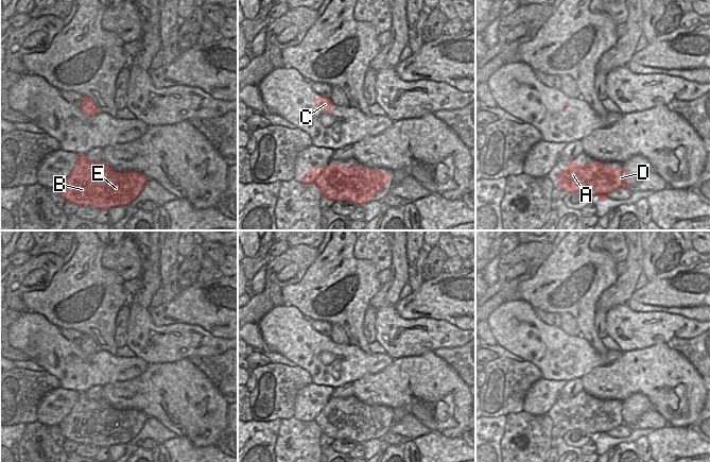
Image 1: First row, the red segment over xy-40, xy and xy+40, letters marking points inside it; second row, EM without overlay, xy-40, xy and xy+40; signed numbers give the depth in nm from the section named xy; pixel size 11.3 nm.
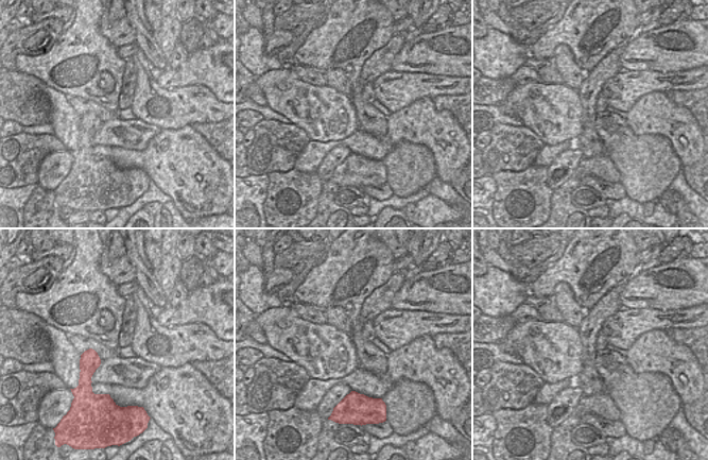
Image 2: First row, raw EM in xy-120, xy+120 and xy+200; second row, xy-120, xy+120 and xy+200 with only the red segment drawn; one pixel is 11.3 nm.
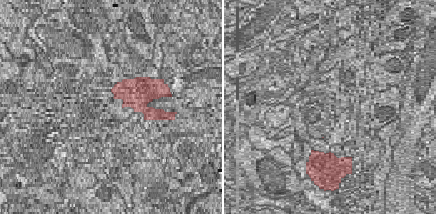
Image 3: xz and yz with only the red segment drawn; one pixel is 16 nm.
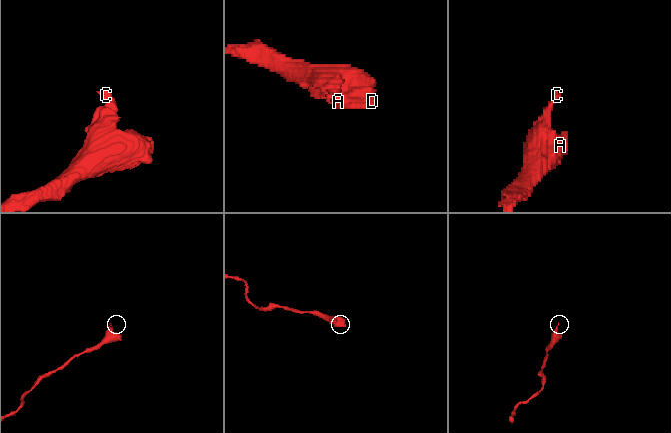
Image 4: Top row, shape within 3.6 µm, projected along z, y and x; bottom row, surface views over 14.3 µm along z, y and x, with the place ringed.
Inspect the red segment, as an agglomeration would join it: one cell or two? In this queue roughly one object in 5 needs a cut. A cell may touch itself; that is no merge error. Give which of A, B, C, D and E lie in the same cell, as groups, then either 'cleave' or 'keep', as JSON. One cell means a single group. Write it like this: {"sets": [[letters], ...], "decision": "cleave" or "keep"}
{"sets": [["A", "B", "C", "D", "E"]], "decision": "keep"}

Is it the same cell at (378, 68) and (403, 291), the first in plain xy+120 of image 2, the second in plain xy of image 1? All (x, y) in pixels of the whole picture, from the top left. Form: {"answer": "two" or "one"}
{"answer": "one"}

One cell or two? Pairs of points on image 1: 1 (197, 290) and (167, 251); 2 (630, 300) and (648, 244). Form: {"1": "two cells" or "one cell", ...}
{"1": "two cells", "2": "one cell"}

